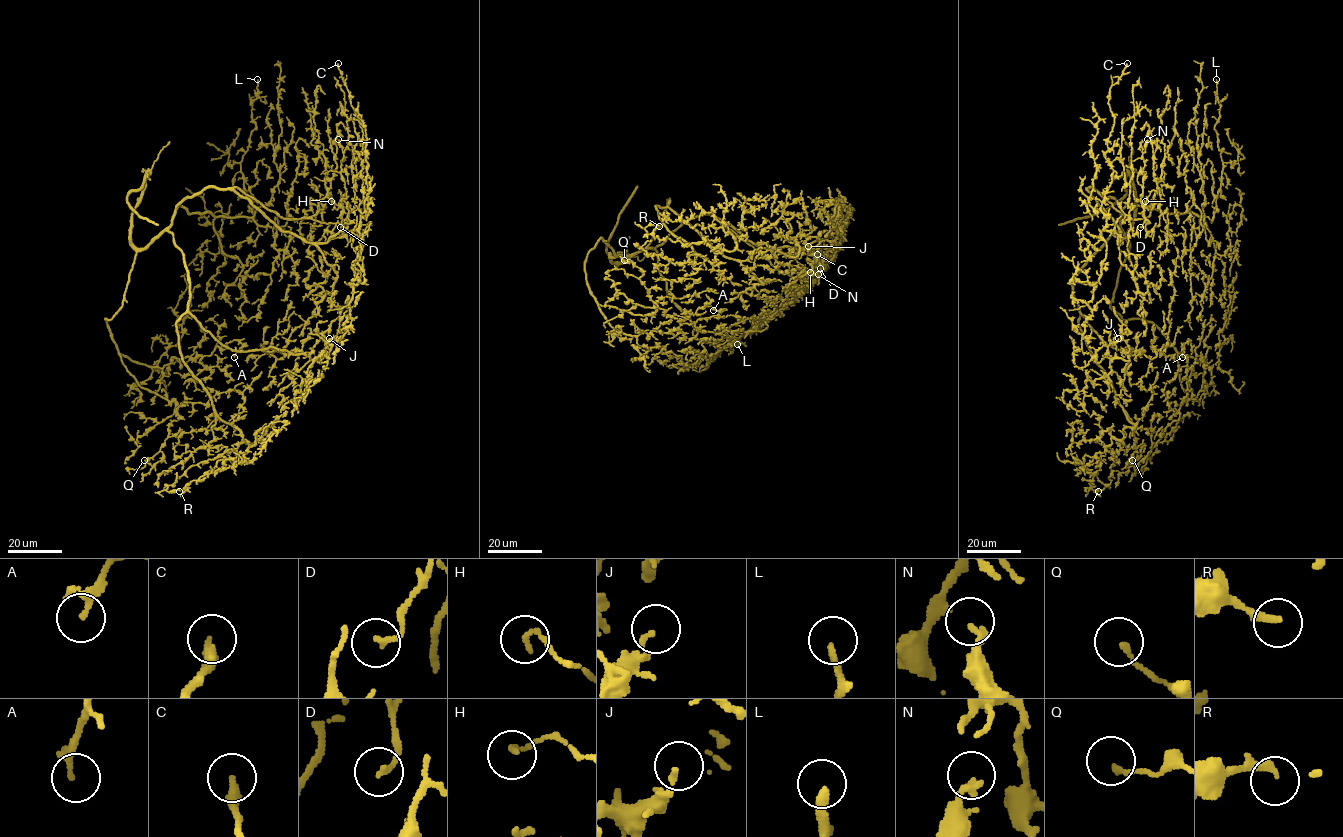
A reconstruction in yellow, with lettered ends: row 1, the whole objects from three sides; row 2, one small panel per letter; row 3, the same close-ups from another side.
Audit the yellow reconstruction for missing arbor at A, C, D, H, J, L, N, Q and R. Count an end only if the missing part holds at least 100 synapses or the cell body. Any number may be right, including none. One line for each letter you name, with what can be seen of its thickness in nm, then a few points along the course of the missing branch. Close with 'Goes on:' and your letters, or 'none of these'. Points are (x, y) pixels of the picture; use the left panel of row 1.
Goes on: none of these

